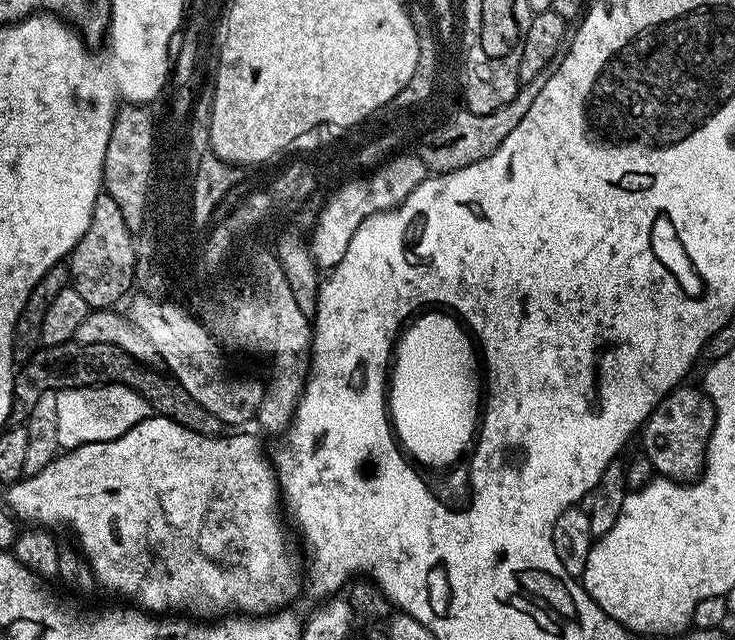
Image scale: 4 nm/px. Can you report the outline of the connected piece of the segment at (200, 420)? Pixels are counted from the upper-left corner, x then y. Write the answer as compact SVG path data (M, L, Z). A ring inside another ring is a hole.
M69 342L41 347L27 364L19 365L15 373L12 381L11 419L24 422L24 419L35 410L36 403L38 408L45 399L43 396L48 391L51 393L62 388L94 388L97 384L106 383L124 384L145 396L153 413L169 416L174 422L203 436L221 435L220 420L214 418L210 410L202 410L202 406L194 402L194 398L190 398L190 394L186 394L184 387L167 371L155 372L148 367L152 366L134 359L132 353L122 351L119 344L86 344L81 347L75 342Z

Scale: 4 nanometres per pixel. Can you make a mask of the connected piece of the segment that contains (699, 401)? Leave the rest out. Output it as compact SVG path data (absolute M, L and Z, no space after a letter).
M688 387L675 388L642 425L644 452L649 462L661 477L677 482L695 481L703 473L704 453L708 451L708 439L716 421L716 408L708 395L699 387Z

